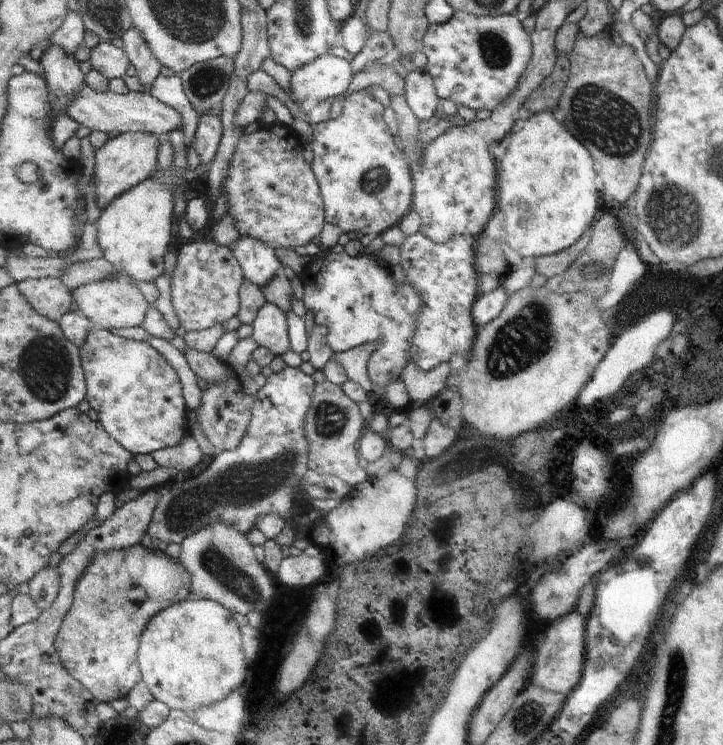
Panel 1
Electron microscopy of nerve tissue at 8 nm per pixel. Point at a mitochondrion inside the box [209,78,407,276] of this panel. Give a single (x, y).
(376, 180)

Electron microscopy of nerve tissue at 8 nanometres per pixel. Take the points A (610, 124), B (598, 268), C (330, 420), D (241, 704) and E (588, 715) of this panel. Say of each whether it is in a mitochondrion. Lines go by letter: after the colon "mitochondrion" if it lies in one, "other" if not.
A: mitochondrion
B: mitochondrion
C: mitochondrion
D: other
E: other

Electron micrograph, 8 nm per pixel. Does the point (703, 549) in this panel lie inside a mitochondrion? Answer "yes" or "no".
no

